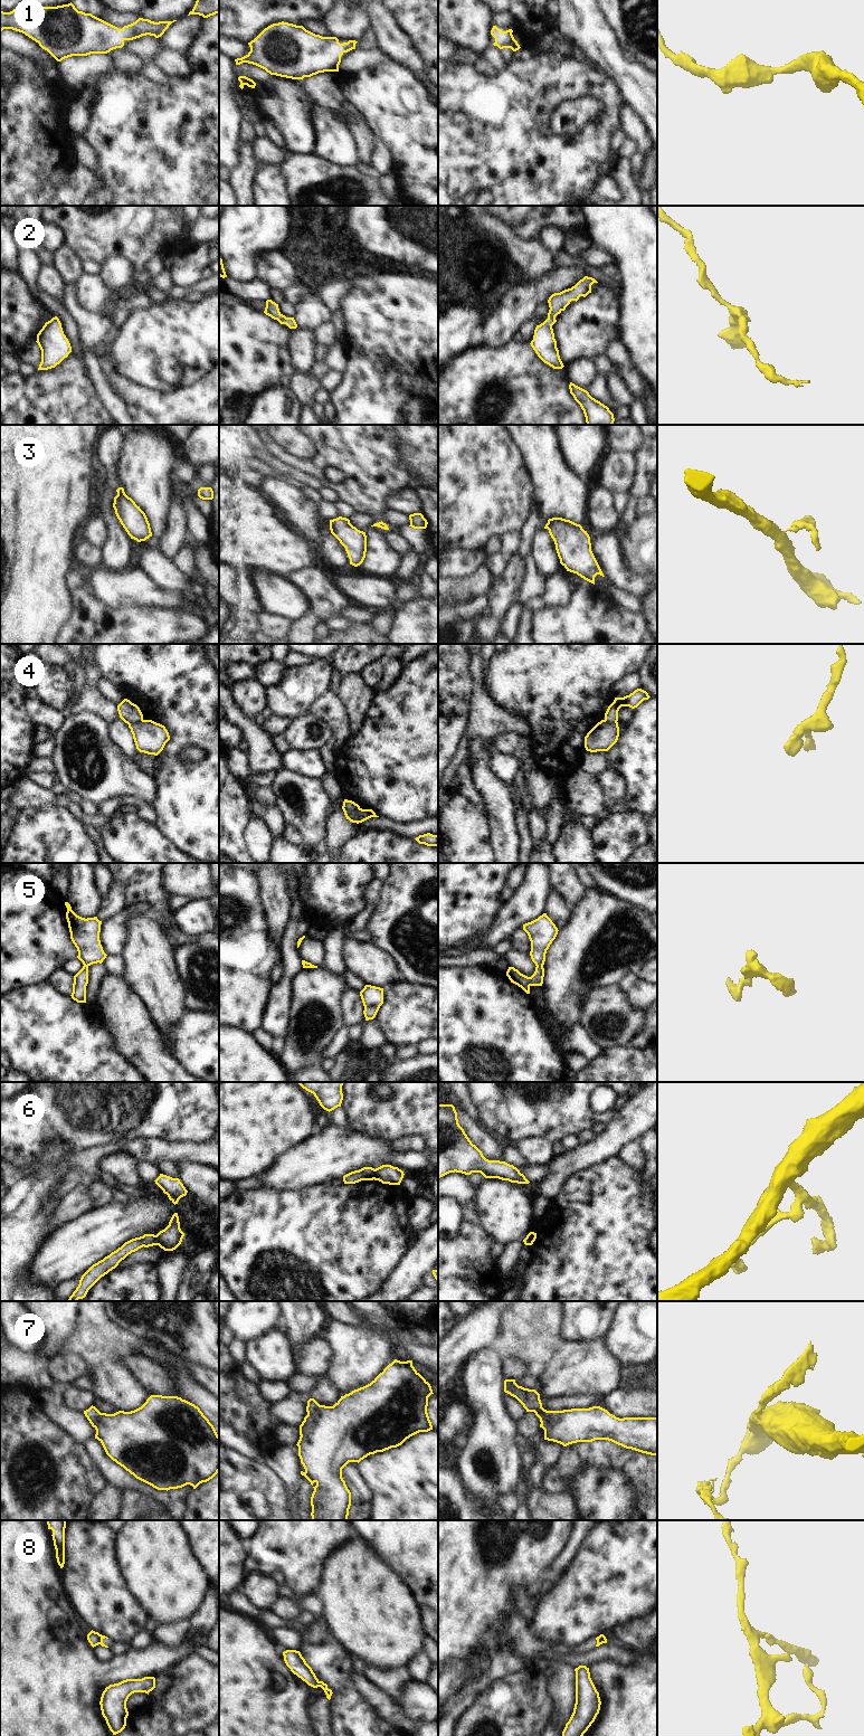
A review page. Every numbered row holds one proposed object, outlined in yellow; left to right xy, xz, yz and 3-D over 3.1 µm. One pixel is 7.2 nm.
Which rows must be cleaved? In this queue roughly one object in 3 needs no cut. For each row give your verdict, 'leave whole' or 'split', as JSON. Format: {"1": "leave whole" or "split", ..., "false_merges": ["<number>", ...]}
{"1": "leave whole", "2": "leave whole", "3": "split", "4": "split", "5": "leave whole", "6": "split", "7": "leave whole", "8": "split", "false_merges": ["3", "4", "6", "8"]}

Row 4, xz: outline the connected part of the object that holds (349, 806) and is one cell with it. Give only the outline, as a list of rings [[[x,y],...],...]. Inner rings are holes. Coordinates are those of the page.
[[[344,799],[342,809],[344,813],[355,813],[358,816],[357,824],[362,823],[371,817],[379,817],[372,809],[362,809],[358,804],[348,799]]]

